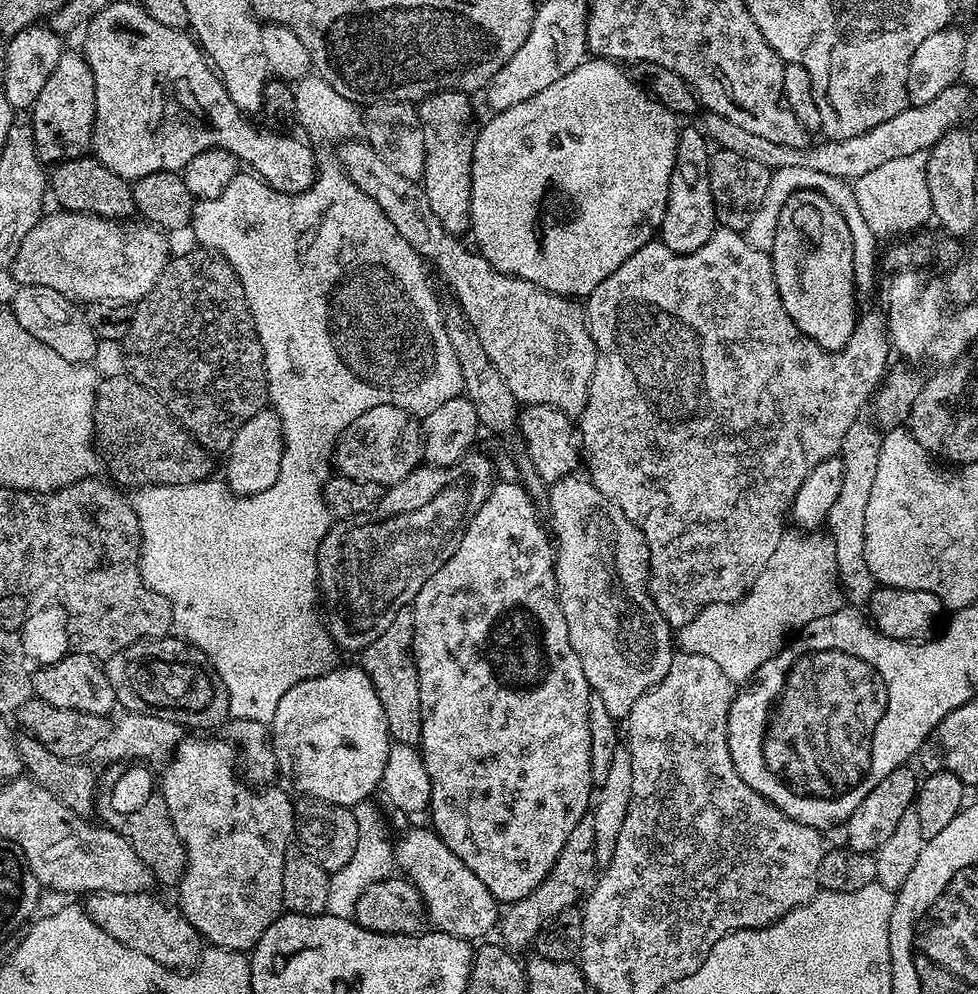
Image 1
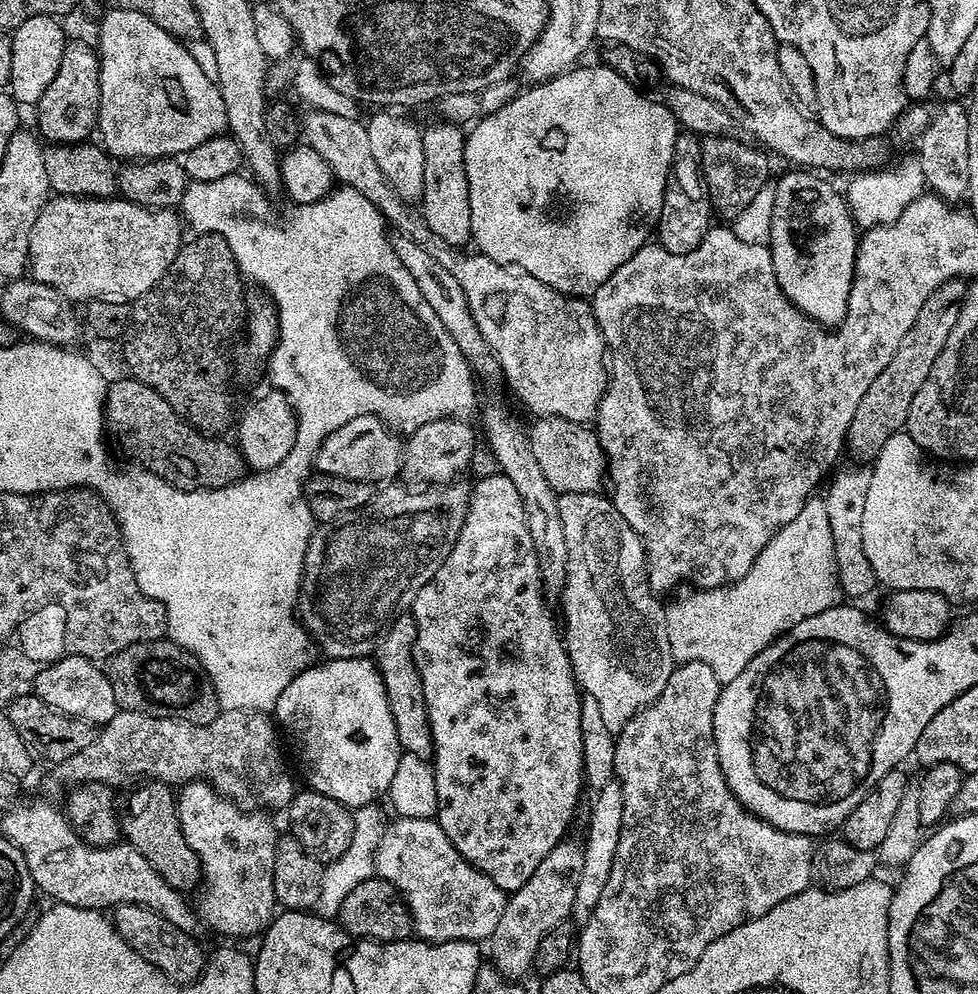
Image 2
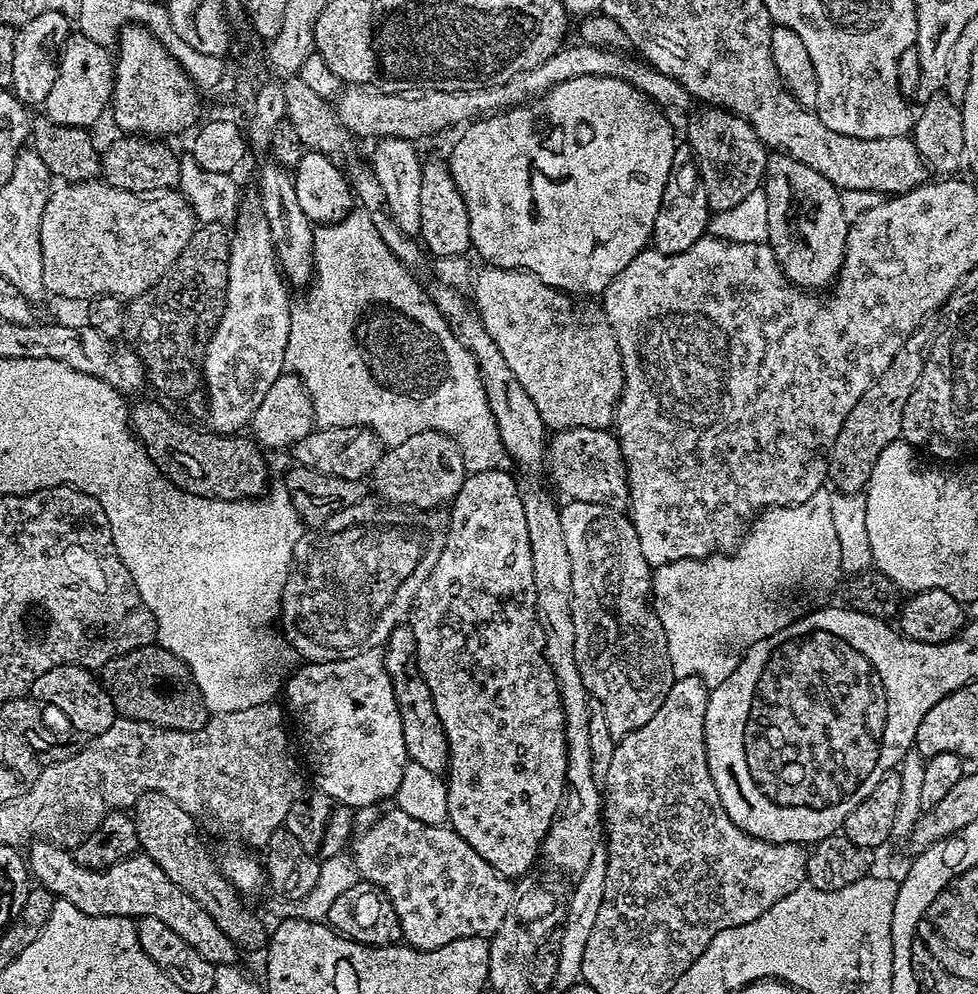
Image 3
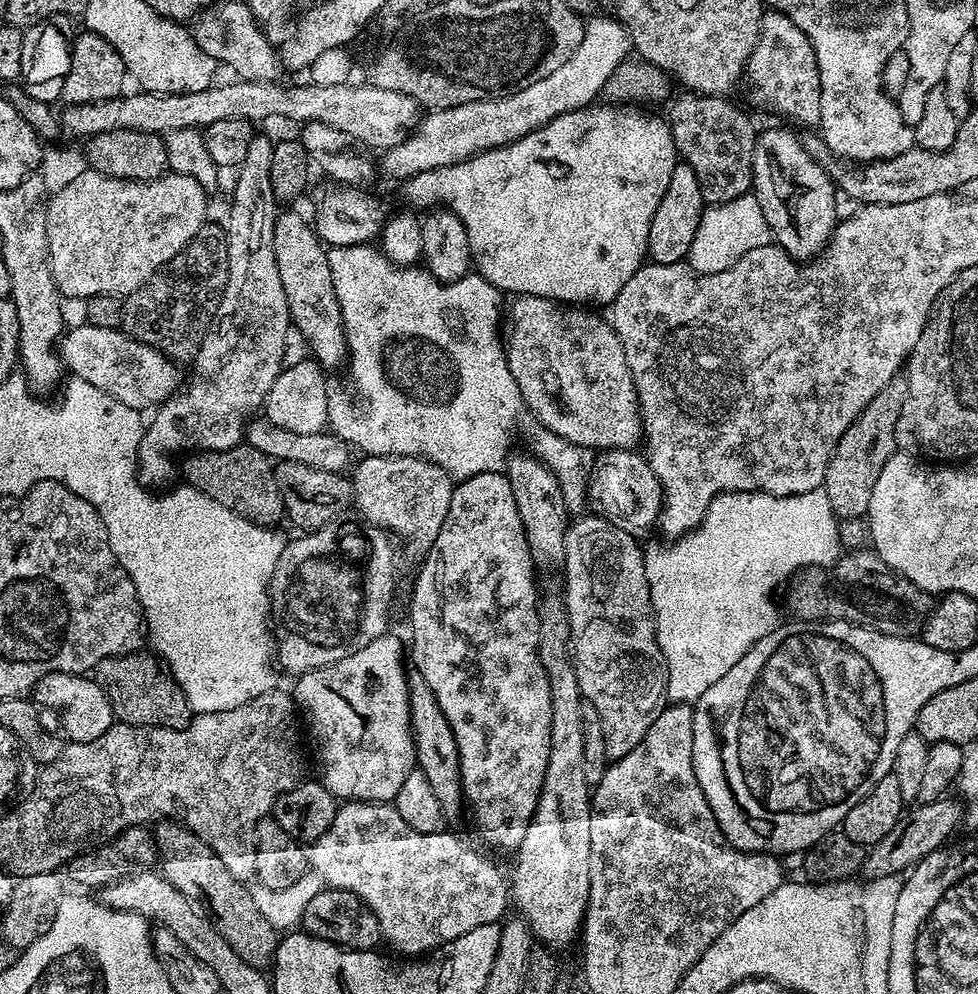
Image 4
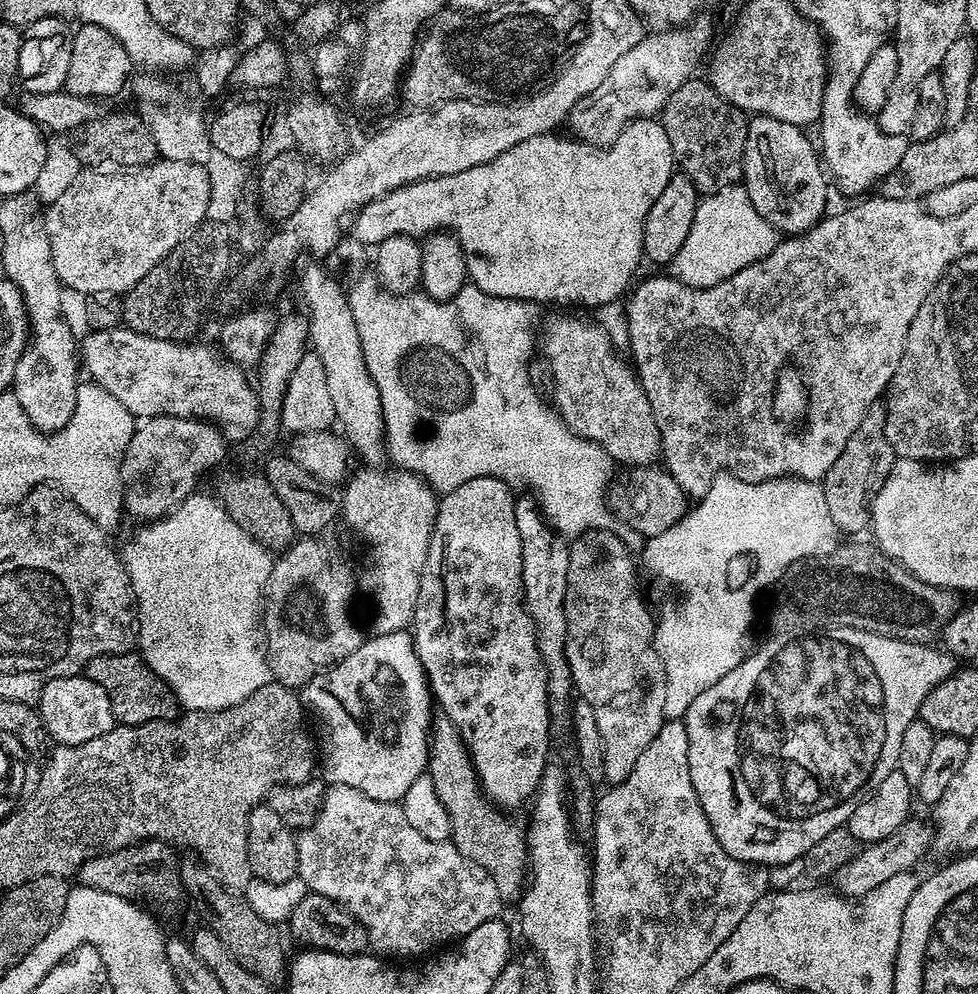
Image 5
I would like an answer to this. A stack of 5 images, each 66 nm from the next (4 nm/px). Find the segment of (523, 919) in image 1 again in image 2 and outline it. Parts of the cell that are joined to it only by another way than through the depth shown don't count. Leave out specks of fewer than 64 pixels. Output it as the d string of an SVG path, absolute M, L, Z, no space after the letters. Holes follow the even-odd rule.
M565 838L538 862L538 870L530 874L530 878L517 892L511 893L504 901L502 918L498 918L498 926L494 926L494 934L490 937L492 944L491 963L509 978L524 978L533 971L538 942L548 933L548 929L557 928L572 915L574 898L578 889L578 878L583 866L584 845L580 840Z

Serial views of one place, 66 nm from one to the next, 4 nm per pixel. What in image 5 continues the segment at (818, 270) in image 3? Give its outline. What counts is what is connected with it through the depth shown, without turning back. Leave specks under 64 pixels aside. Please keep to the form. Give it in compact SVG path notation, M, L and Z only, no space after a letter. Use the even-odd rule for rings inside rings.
M752 116L748 120L742 177L744 189L750 194L750 202L754 202L754 210L758 210L766 222L773 224L777 232L788 236L799 236L810 231L815 224L820 223L827 205L826 172L817 145L812 145L804 132L807 131L801 125L782 122L769 116Z

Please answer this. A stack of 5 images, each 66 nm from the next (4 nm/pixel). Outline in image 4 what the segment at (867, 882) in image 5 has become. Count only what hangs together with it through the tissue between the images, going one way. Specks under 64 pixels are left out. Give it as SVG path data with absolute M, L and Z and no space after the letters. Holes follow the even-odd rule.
M941 798L929 804L917 803L905 811L898 826L882 838L882 842L871 845L870 851L865 855L862 869L865 877L874 876L900 876L909 869L925 860L932 852L939 852L949 843L948 835L955 830L962 820L962 808L959 803Z

